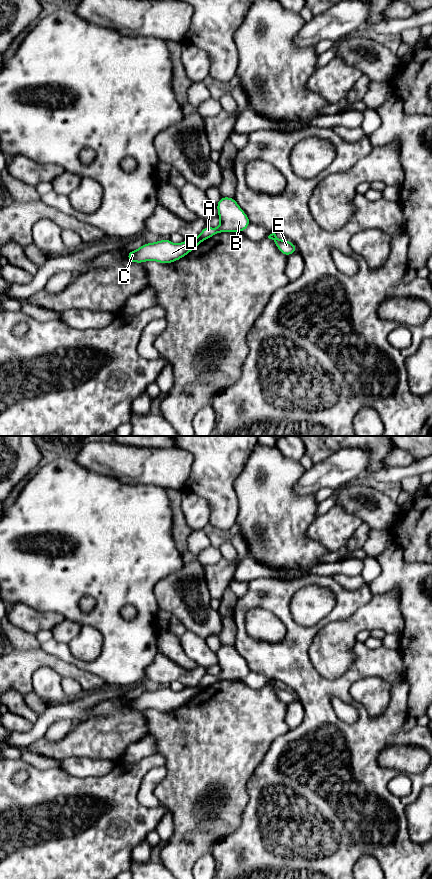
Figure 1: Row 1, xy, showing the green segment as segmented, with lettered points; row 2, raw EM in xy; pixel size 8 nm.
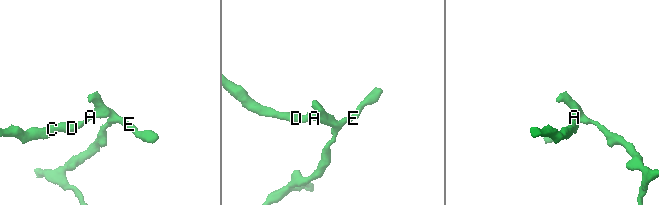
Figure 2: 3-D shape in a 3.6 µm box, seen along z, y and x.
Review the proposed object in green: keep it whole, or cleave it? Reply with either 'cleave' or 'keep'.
cleave

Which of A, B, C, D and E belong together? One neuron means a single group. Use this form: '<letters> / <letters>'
A B E / C D

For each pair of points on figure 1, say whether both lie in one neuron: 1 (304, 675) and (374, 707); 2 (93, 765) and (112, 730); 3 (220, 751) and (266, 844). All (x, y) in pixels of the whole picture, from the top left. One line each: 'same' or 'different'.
1: different
2: different
3: different

